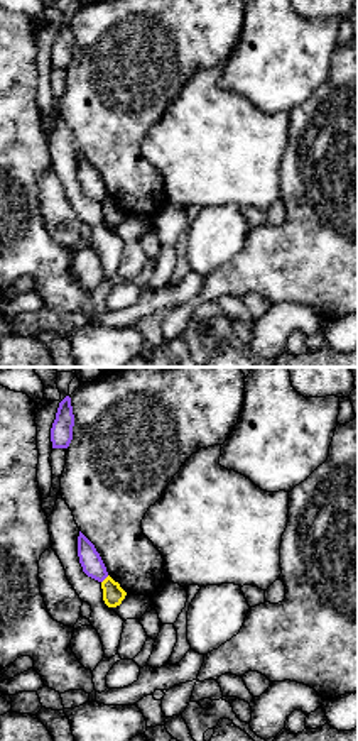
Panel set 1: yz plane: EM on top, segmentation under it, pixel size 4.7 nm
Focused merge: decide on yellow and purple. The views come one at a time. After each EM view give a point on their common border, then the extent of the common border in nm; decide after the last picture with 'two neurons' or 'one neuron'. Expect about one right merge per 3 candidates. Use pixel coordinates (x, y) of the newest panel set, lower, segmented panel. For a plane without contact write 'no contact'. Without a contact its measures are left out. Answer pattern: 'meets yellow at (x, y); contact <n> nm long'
meets yellow at (105, 579); contact 50 nm long

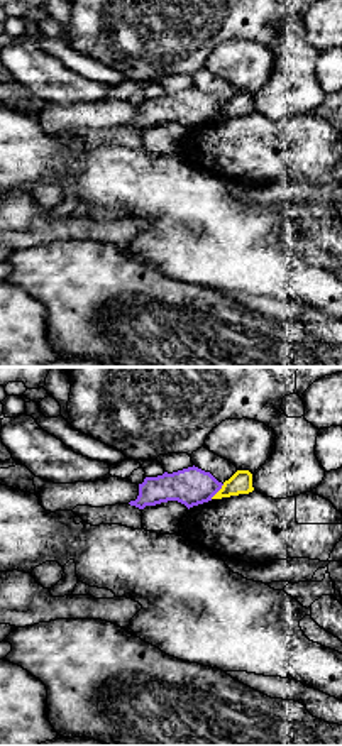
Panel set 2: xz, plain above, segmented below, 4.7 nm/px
meets yellow at (219, 491); contact 100 nm long

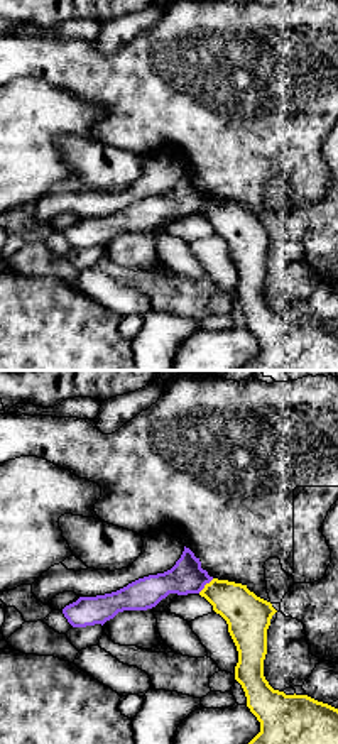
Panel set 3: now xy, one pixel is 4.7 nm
meets yellow at (205, 585); contact 100 nm long

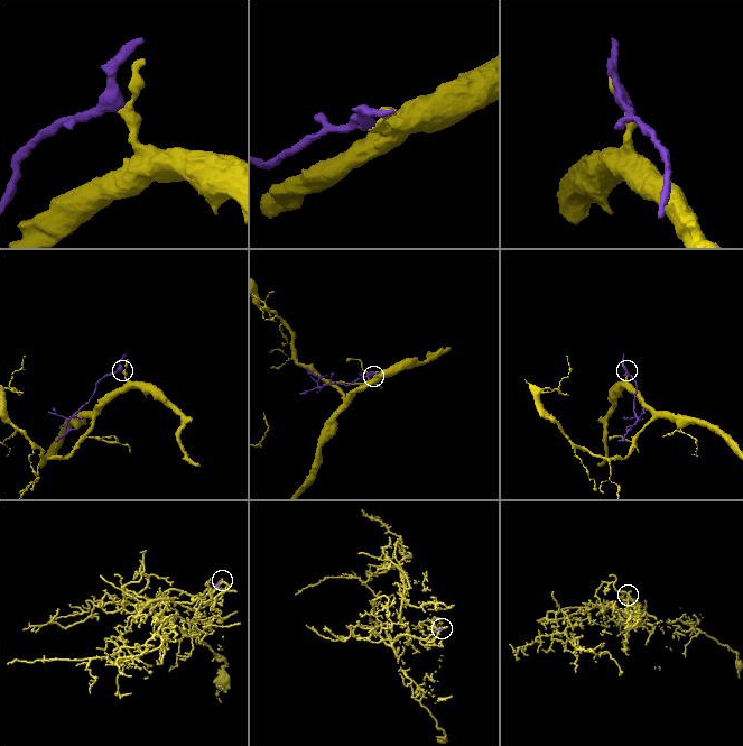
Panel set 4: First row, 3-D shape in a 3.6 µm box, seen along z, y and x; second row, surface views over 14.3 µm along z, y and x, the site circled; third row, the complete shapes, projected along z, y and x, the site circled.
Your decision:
two neurons

